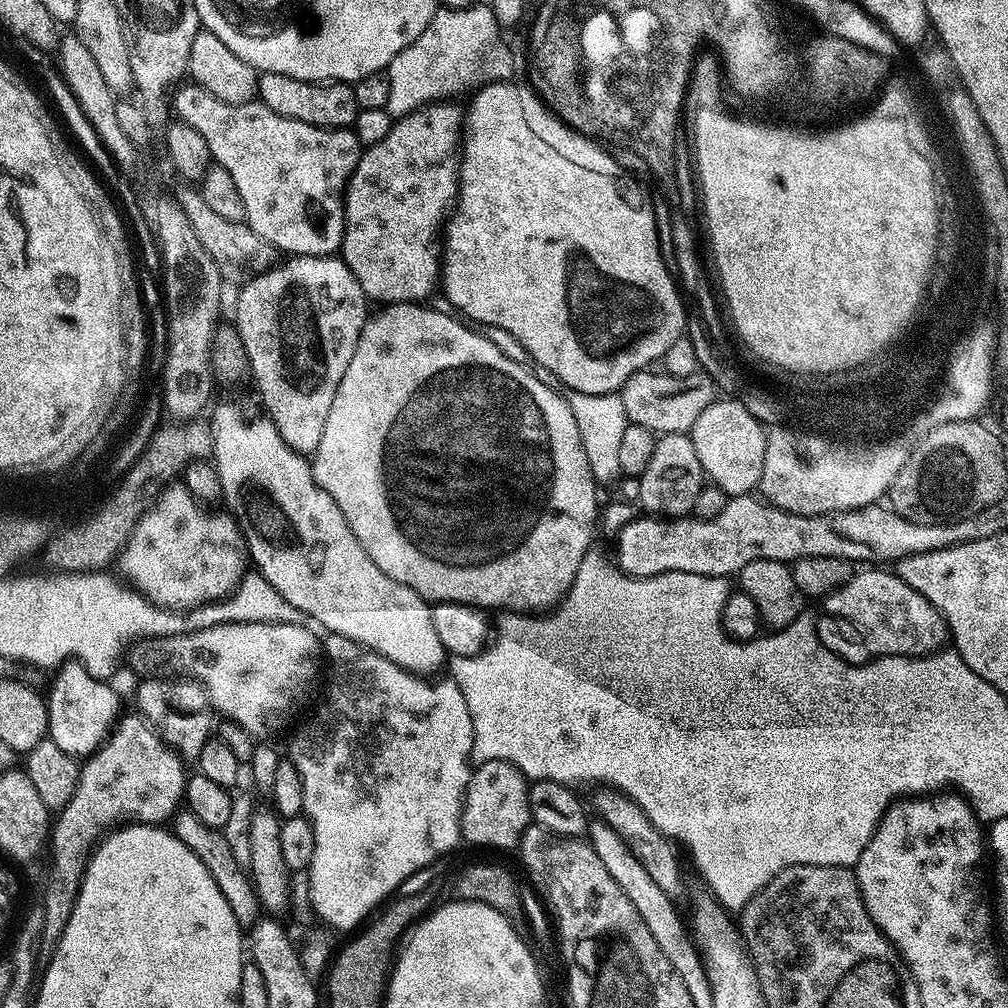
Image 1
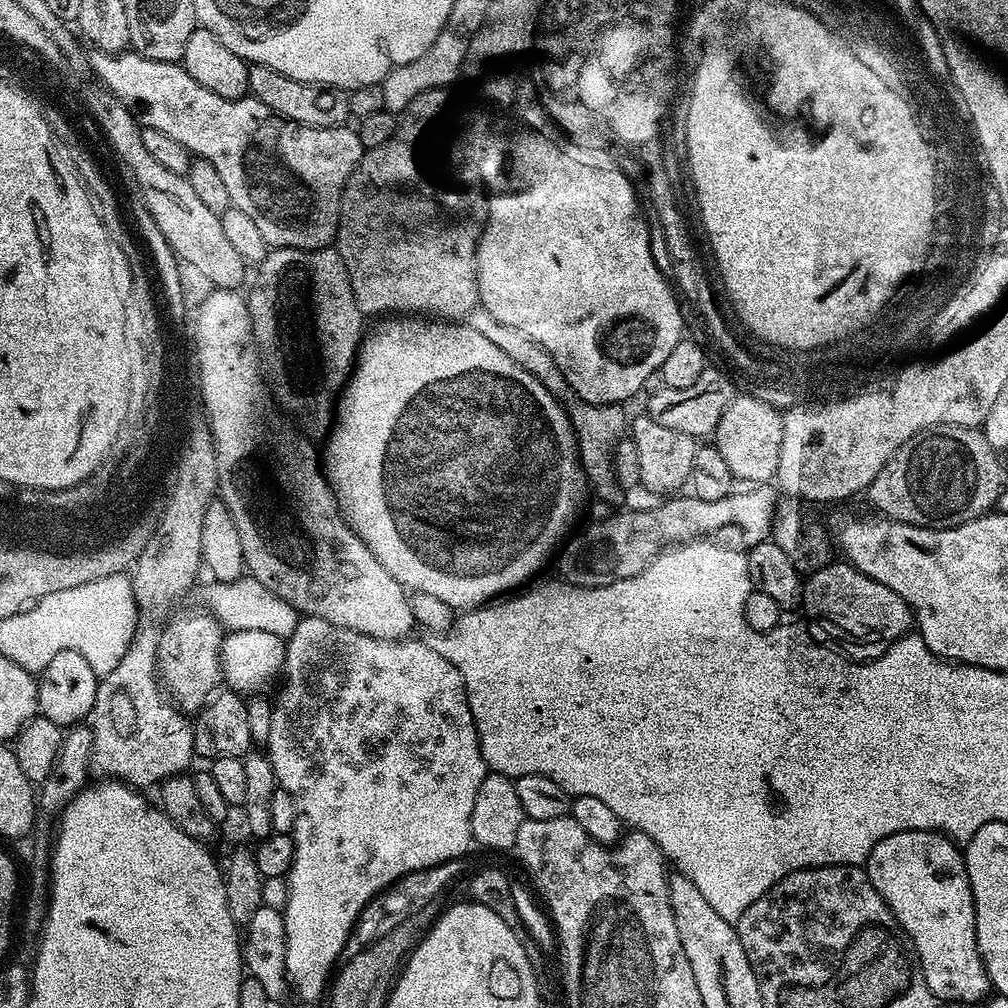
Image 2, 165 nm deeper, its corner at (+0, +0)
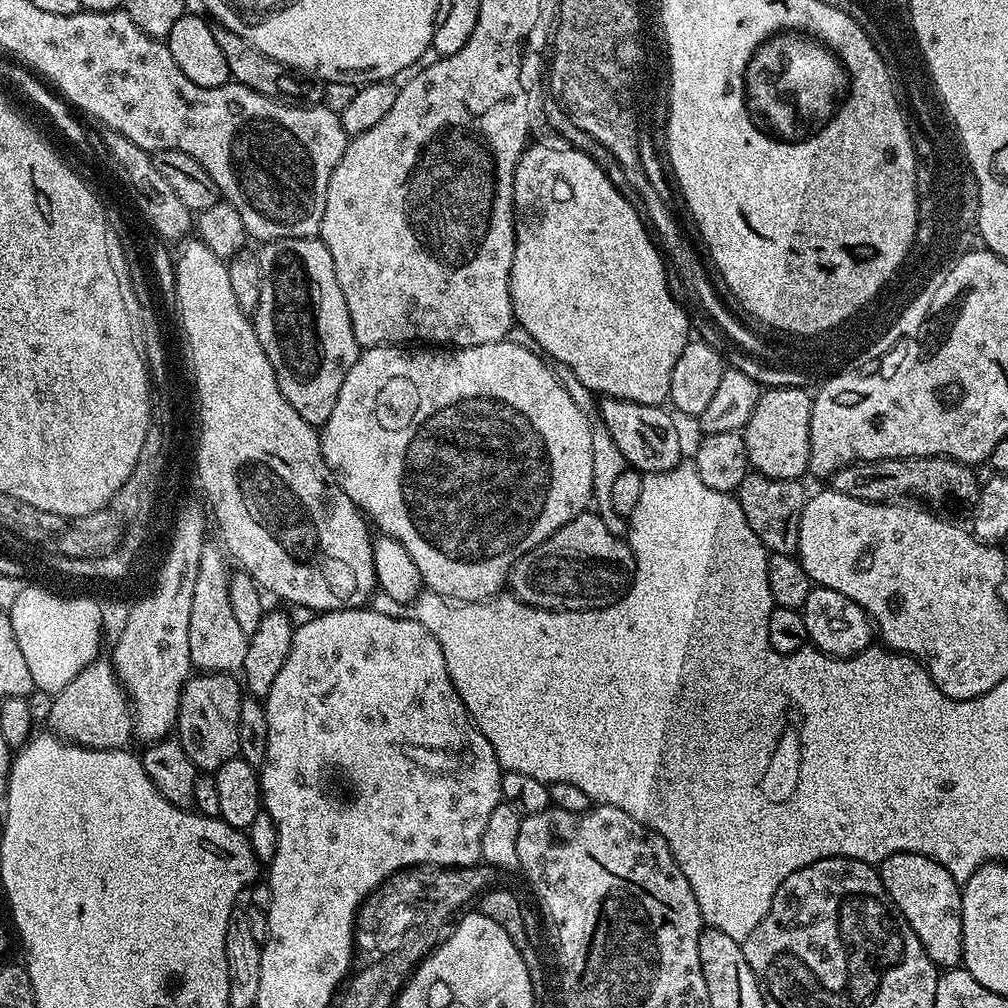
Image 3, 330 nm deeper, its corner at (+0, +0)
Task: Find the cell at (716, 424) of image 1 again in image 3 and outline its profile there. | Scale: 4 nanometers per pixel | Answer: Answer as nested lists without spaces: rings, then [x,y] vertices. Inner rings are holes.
[[[769,387],[767,390],[761,391],[758,406],[754,406],[754,414],[750,414],[748,424],[742,430],[749,465],[755,471],[766,474],[770,478],[800,480],[808,472],[811,413],[812,396],[807,387]]]

